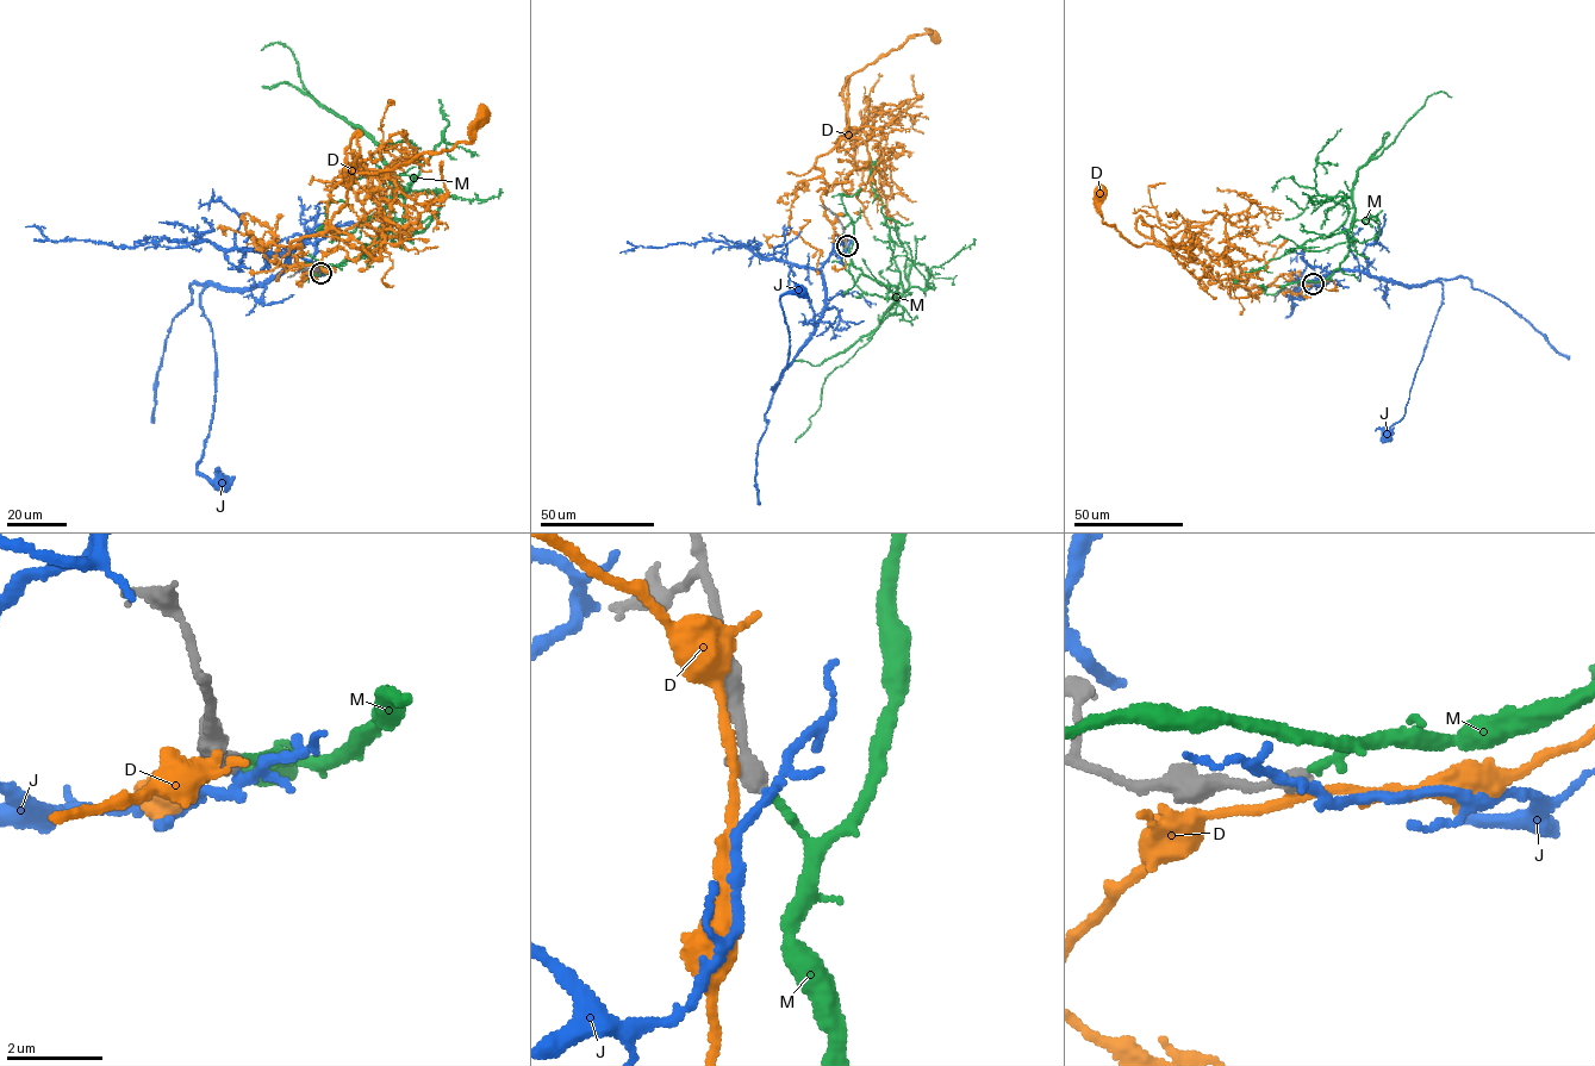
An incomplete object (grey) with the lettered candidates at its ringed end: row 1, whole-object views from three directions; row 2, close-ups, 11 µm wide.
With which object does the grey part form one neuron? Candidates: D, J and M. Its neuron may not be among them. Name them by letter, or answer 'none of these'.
M

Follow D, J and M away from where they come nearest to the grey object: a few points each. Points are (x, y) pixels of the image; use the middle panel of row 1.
D: (846, 245), (826, 214), (821, 195), (828, 185), (815, 166), (845, 136), (845, 82), (914, 36), (935, 36)
J: (847, 245), (840, 256), (833, 244), (822, 317), (771, 390), (790, 346), (779, 298), (799, 290)
M: (847, 245), (855, 267), (897, 287), (893, 298), (897, 300), (872, 338), (824, 379), (821, 406), (795, 442)

